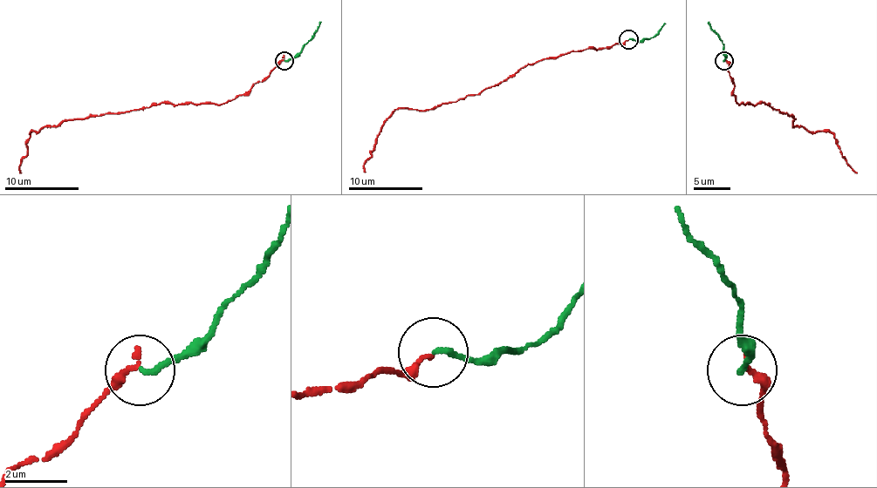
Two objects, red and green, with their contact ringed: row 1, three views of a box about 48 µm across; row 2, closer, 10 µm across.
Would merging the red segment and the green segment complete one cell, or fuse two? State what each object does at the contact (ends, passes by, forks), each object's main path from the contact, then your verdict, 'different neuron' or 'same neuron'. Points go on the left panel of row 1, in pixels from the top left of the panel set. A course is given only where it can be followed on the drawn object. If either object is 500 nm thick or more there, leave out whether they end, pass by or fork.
red ends; green ends; course red (284, 60), (261, 82), (222, 104), (165, 102), (44, 126), (32, 132), (19, 165), (21, 172); course green (284, 60), (299, 52), (321, 21); same neuron

